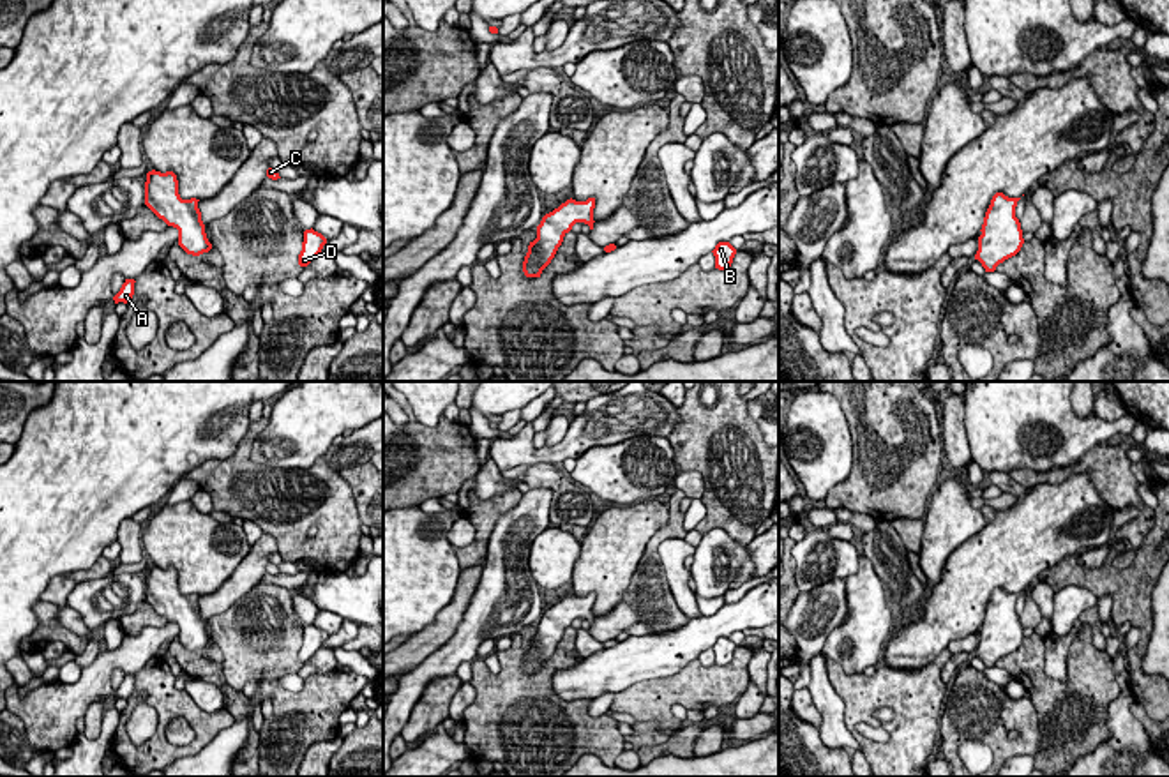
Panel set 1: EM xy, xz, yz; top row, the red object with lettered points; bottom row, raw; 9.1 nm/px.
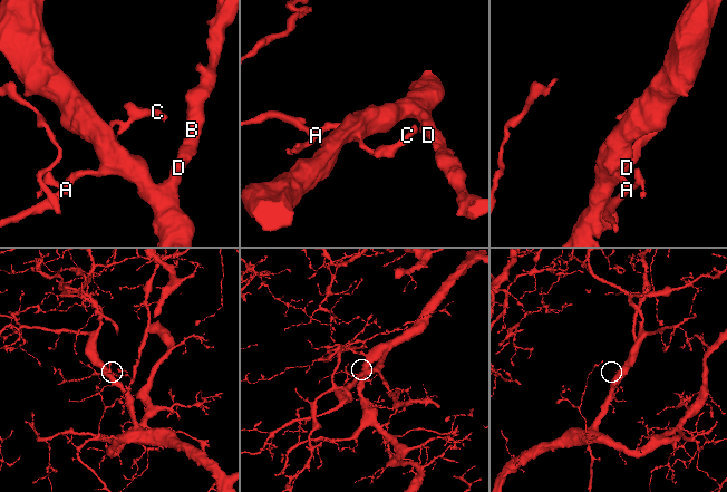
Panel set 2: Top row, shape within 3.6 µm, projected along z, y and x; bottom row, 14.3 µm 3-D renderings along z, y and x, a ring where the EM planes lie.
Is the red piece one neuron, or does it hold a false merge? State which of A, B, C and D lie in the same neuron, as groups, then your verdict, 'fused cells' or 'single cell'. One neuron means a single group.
groups A B D / C; fused cells

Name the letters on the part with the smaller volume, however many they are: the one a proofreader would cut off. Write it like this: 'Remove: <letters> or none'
Remove: C

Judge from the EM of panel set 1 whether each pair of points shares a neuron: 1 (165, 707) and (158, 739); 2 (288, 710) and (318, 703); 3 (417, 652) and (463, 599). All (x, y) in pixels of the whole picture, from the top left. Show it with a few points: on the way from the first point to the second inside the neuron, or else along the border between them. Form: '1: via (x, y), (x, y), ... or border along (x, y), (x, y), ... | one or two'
1: via (165, 714), (161, 731) | one
2: via (295, 710), (311, 710) | one
3: via (429, 640), (454, 611) | one

